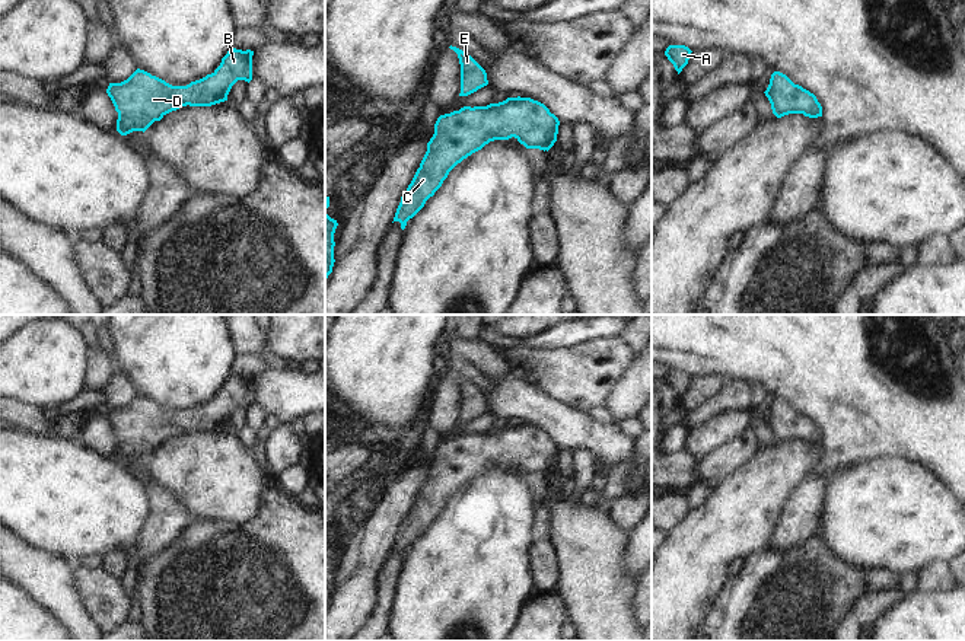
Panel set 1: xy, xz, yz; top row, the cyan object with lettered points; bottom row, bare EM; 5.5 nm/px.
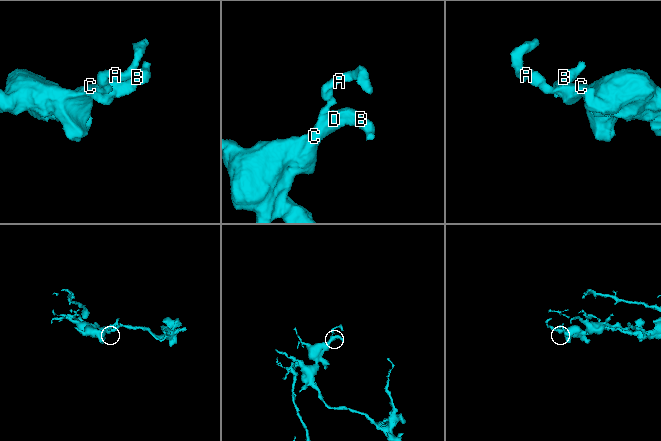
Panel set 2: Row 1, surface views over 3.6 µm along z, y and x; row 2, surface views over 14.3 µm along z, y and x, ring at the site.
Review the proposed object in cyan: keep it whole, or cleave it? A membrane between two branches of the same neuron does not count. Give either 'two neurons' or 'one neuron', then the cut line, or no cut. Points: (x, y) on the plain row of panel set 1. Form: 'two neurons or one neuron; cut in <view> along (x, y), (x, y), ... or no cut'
one neuron; no cut

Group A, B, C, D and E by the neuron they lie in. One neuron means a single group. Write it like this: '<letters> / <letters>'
A B C D E

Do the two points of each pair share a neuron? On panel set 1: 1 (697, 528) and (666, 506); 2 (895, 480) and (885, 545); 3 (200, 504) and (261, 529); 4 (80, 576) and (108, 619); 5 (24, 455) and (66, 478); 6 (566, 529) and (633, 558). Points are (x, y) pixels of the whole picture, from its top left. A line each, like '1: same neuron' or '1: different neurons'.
1: different neurons
2: same neuron
3: different neurons
4: same neuron
5: same neuron
6: different neurons

